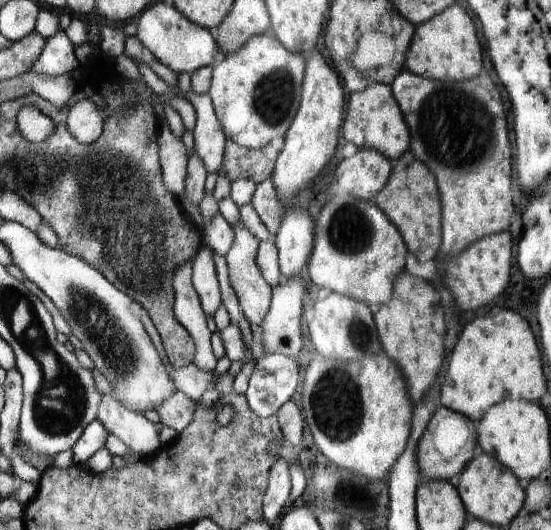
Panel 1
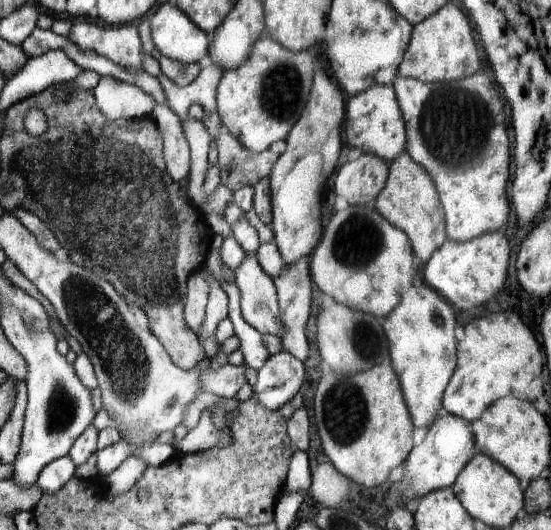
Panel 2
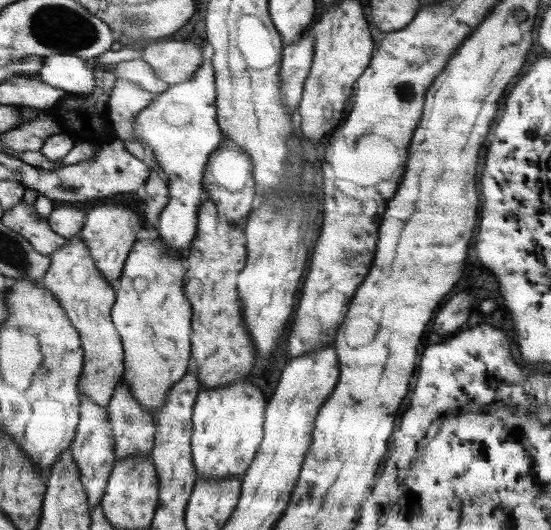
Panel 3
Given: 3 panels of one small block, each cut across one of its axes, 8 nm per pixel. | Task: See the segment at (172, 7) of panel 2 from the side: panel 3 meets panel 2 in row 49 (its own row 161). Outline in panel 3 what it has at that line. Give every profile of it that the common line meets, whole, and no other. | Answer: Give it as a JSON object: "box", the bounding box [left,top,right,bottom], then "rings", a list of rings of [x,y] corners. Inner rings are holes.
{"box":[134,43,223,254],"rings":[[[210,43],[206,48],[202,48],[202,65],[198,68],[195,76],[190,81],[182,84],[170,85],[169,88],[154,97],[134,118],[134,137],[135,141],[145,143],[153,156],[158,160],[158,166],[162,172],[168,176],[168,190],[170,199],[160,215],[160,226],[157,229],[158,237],[166,241],[168,252],[182,254],[182,251],[191,246],[192,239],[196,236],[196,223],[198,223],[198,209],[202,204],[205,190],[203,188],[204,172],[208,169],[209,156],[219,148],[223,138],[218,121],[216,120],[216,87],[215,73],[212,66],[213,48]]]}

